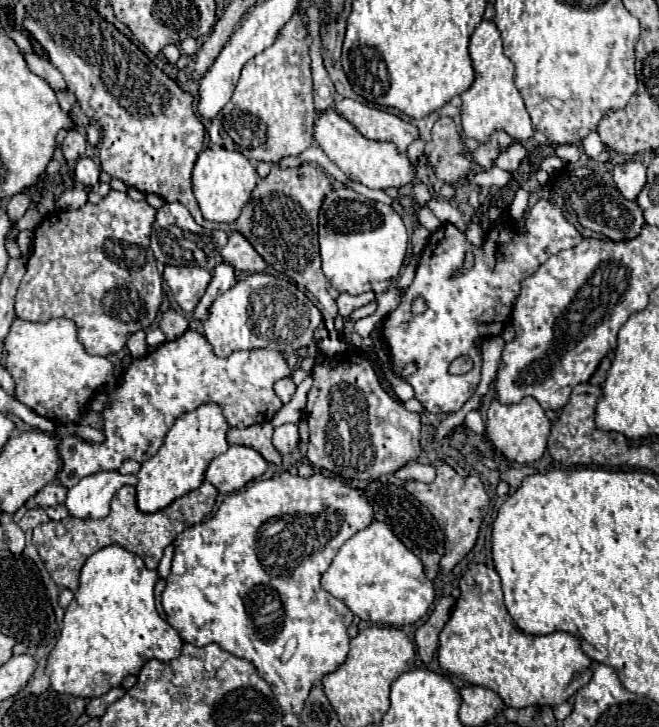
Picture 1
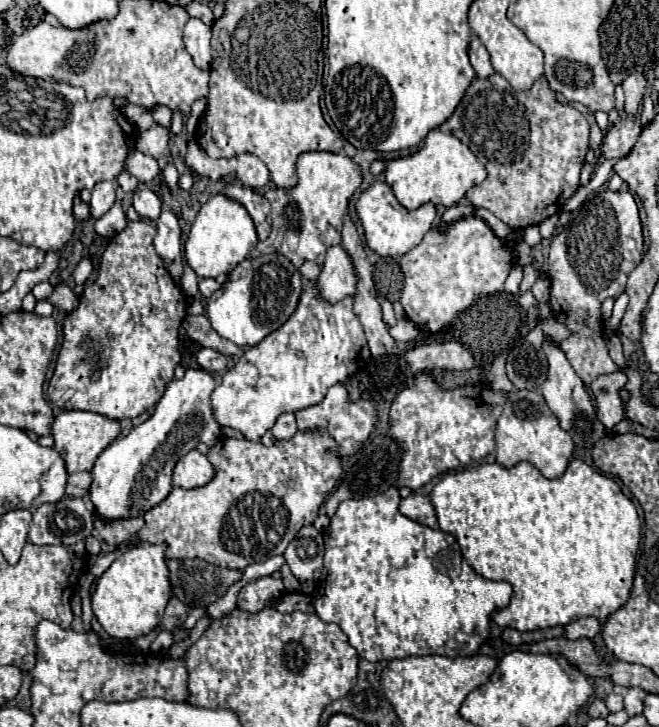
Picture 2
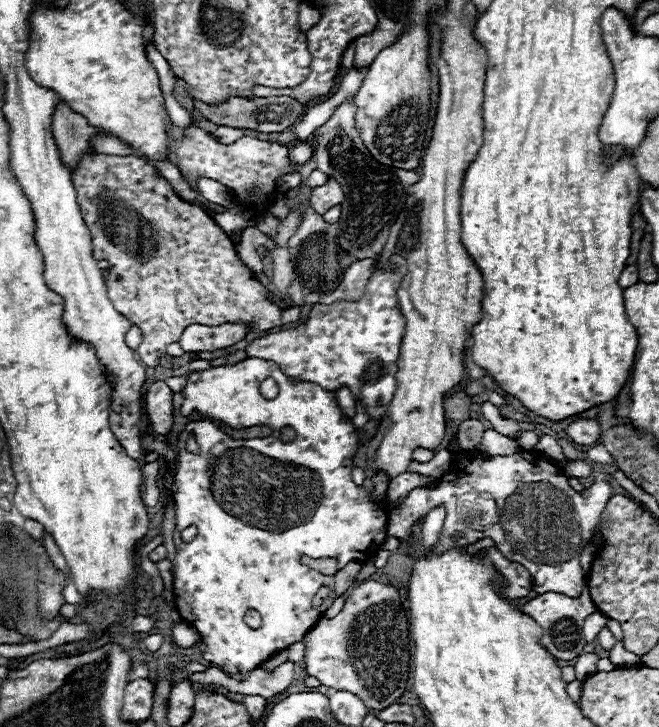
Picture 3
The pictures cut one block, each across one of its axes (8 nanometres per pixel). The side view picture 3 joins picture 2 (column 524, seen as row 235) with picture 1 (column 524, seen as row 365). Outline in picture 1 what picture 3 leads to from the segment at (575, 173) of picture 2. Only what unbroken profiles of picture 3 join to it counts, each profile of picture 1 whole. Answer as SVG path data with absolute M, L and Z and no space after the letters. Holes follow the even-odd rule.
M514 140L514 142L512 142L512 154L508 154L510 172L514 172L514 170L520 166L520 162L522 162L524 158L526 158L526 148L524 148L524 144L518 142L518 140Z

